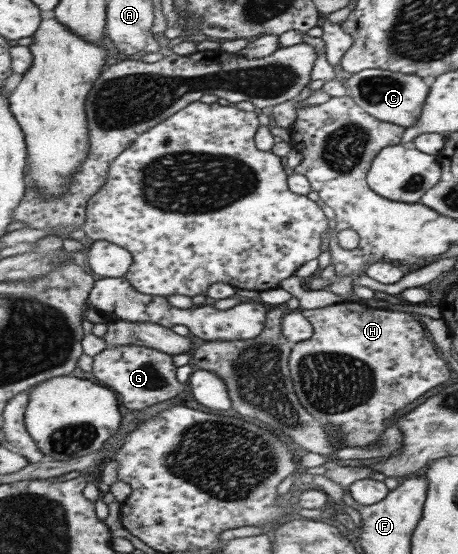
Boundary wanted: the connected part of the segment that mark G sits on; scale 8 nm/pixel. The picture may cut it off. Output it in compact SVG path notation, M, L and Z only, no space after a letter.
M146 346L109 347L94 358L92 373L97 380L117 391L120 401L124 402L123 406L131 411L143 410L145 407L151 407L152 405L157 405L157 403L173 399L177 395L183 394L187 388L187 383L177 381L177 365L173 363L173 355L159 352L157 349L150 349Z

